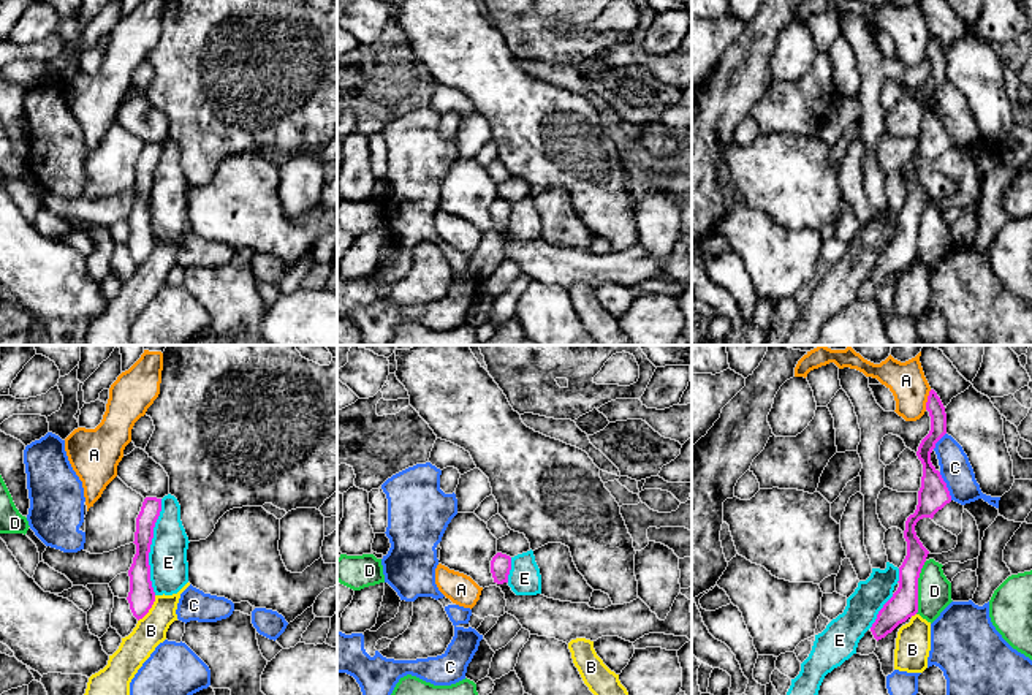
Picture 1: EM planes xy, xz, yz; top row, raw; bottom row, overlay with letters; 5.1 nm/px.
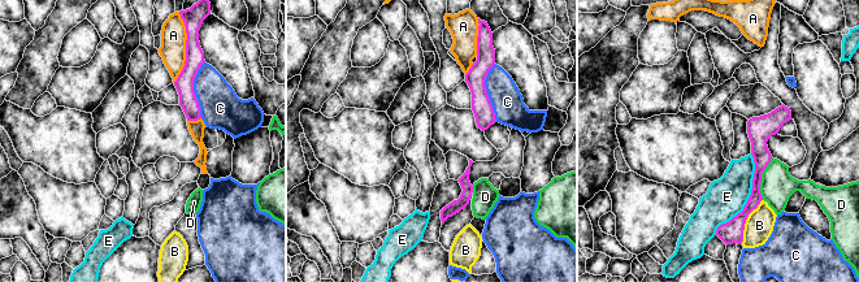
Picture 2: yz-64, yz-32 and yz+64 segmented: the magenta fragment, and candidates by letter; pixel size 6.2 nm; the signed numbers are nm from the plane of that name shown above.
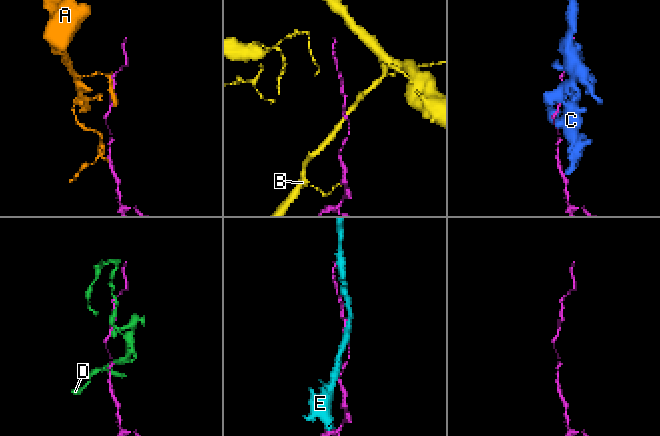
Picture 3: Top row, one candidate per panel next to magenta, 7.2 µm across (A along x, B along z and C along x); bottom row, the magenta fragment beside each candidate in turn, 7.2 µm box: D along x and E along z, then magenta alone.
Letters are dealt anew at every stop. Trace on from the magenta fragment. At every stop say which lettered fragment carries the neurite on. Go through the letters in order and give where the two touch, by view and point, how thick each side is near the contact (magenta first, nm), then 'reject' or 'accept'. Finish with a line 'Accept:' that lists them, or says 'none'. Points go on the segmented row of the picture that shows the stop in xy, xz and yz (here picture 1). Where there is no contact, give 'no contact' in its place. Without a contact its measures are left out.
A: yz (928, 399) | 90/190 nm | reject
B: xy (151, 607) | 140/160 nm | reject
C: yz (945, 486) | 160/160 nm | reject
D: yz (917, 588) | 140/180 nm | reject
E: xy (149, 546) | 130/190 nm | reject
Accept: none

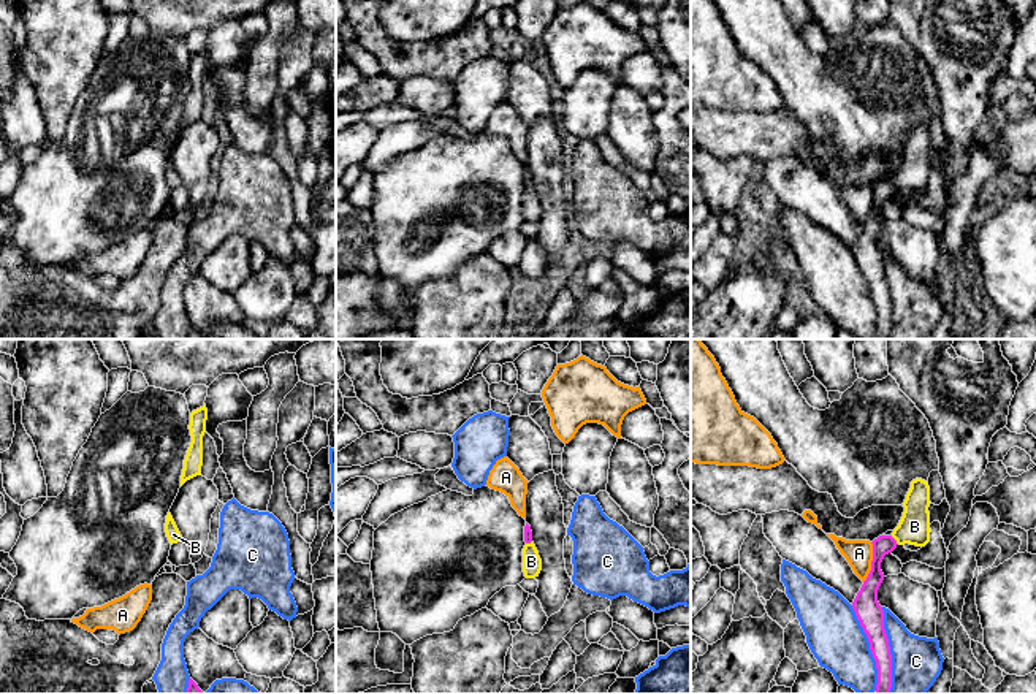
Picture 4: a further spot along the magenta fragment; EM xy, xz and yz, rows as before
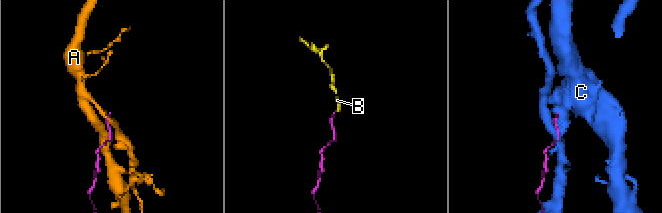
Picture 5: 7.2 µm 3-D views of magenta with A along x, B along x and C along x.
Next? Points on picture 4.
A: yz (872, 563) | 140/140 nm | reject
B: yz (895, 541) | 100/160 nm | accept
C: yz (889, 650) | 140/260 nm | reject
Accept: B

